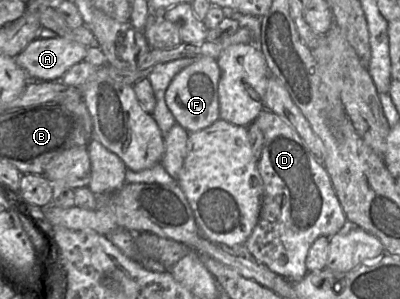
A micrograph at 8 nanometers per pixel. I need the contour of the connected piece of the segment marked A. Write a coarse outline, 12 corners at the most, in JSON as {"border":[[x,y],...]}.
{"border":[[35,38],[16,57],[30,80],[57,81],[88,47]]}

